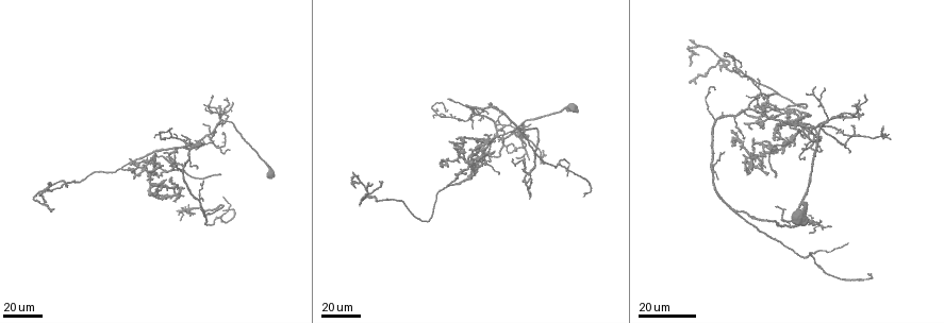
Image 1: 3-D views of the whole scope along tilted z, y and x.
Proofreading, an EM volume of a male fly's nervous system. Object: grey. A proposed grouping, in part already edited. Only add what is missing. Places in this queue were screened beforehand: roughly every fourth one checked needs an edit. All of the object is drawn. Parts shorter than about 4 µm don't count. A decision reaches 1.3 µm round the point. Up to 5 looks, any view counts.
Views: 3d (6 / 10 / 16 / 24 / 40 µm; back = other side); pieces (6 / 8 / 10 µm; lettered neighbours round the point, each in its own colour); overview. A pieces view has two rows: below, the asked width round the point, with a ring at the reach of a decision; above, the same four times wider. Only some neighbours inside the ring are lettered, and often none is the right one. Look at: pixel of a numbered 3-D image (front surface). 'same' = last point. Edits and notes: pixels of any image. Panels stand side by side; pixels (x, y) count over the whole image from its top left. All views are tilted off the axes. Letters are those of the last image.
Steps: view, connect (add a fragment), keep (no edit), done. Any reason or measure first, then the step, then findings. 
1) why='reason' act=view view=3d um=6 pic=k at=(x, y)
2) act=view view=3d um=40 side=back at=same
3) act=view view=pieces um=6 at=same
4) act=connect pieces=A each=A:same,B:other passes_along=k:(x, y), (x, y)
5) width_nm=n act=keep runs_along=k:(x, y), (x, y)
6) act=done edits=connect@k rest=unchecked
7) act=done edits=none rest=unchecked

why='branch stops here' act=view view=3d um=24 pic=1 at=(743, 153)

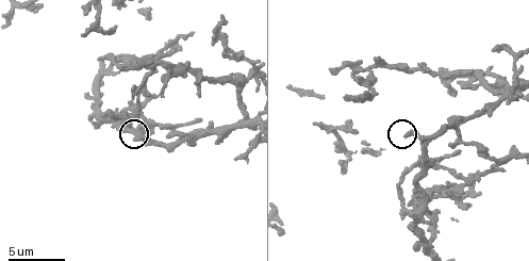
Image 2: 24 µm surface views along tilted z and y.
why='what lies round it' act=view view=pieces um=10 pic=2 at=(404, 135)

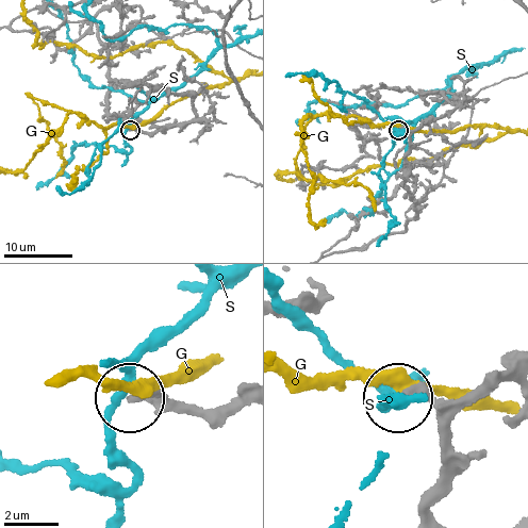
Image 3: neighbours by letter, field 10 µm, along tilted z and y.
act=keep each=G:other,S:other found='no lettered fragment goes on from it'

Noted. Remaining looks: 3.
why='an open end' act=view view=3d um=40 pic=1 at=(782, 152)

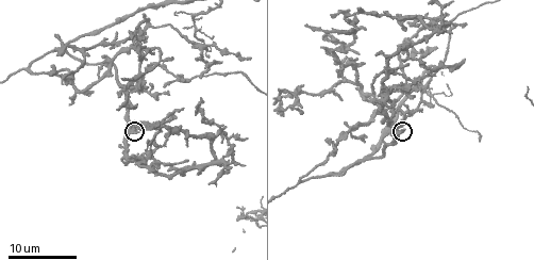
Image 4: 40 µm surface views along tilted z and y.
act=view view=pieces um=8 pic=4 at=(404, 128)

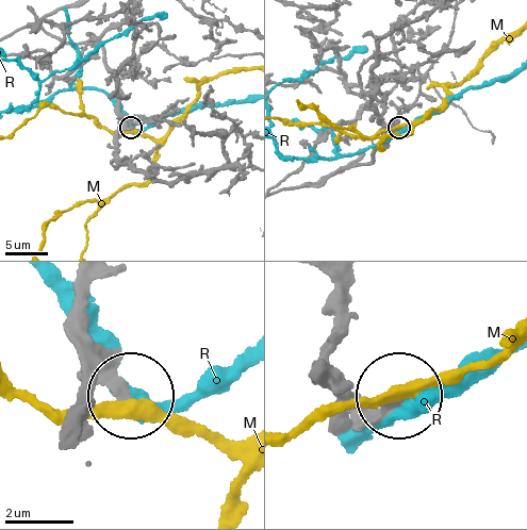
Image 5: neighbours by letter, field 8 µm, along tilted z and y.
act=keep each=M:other,R:other runs_along=5:(87, 279), (92, 348), (130, 393) found='no lettered fragment goes on from it'

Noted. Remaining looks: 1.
act=done edits=none rest=unchecked

